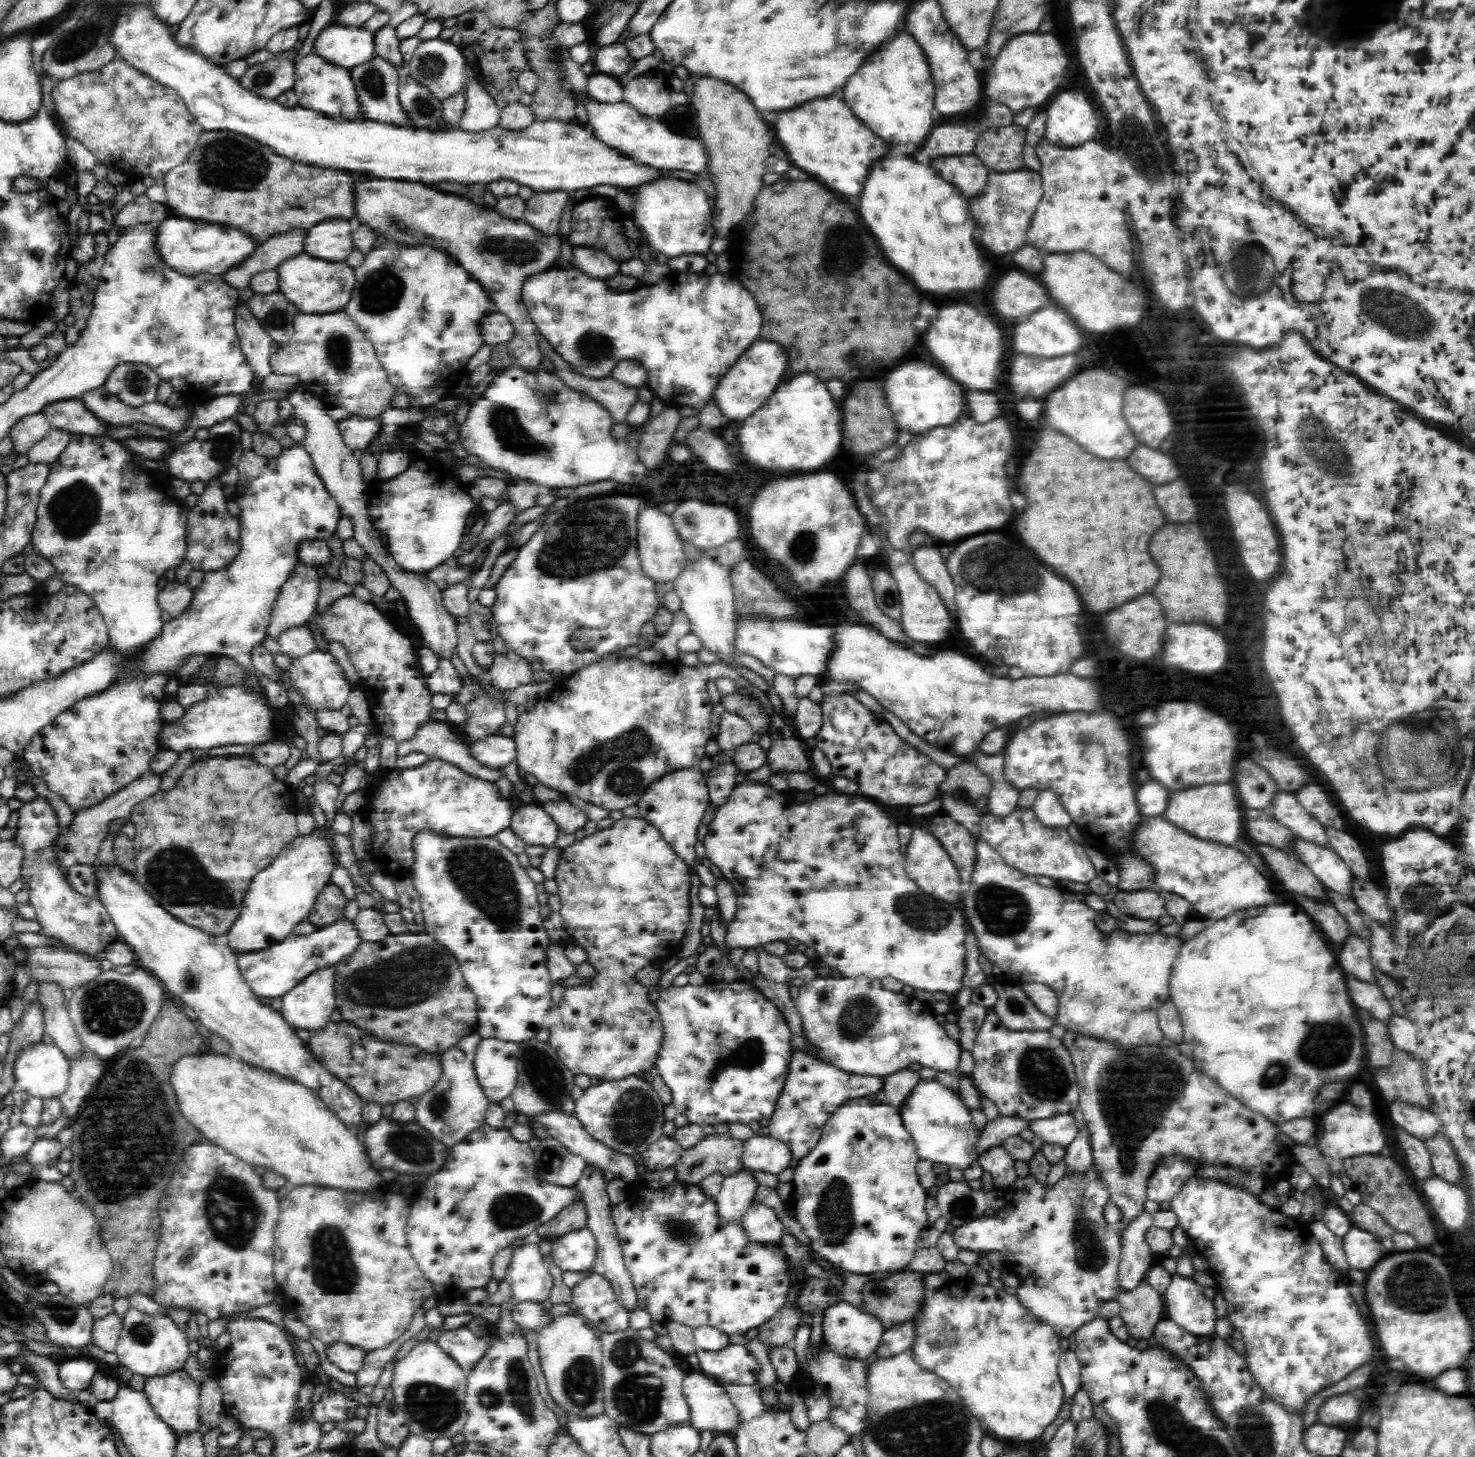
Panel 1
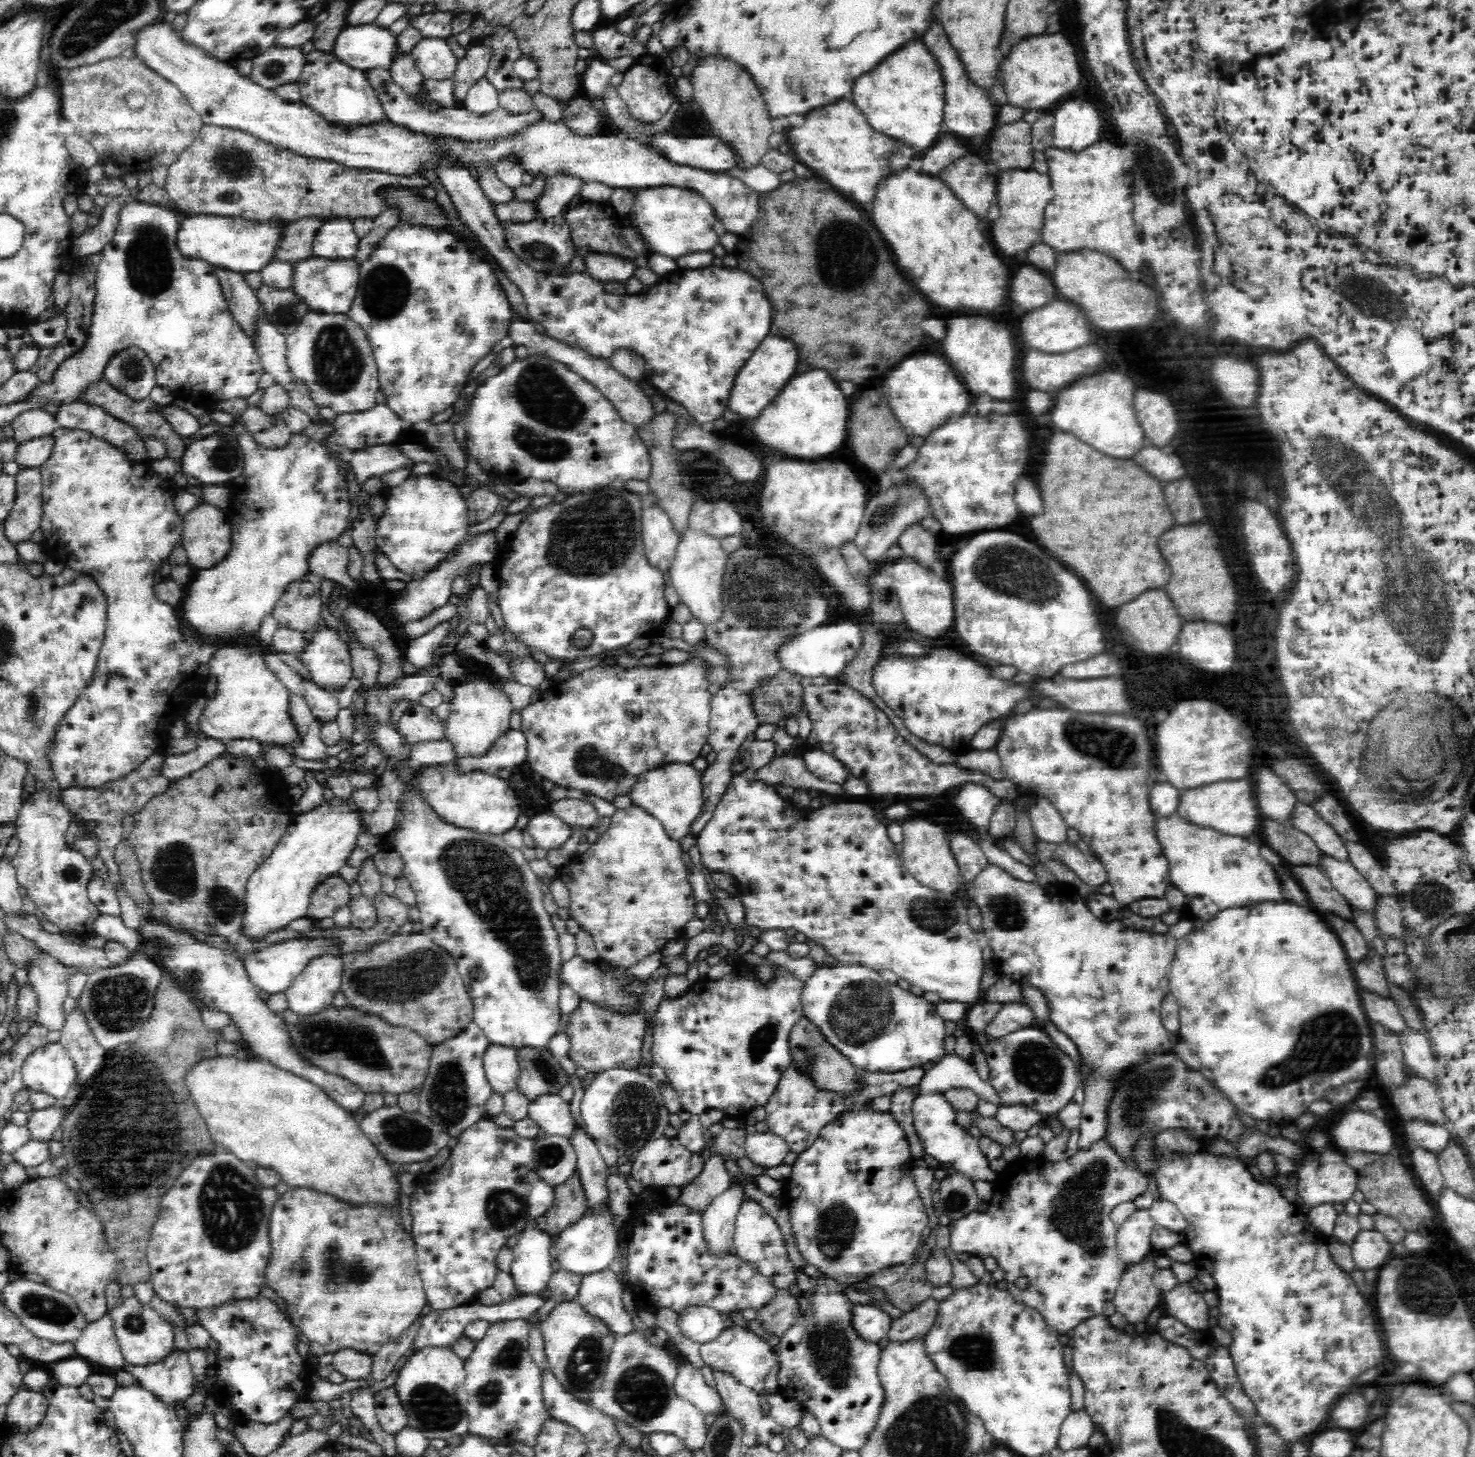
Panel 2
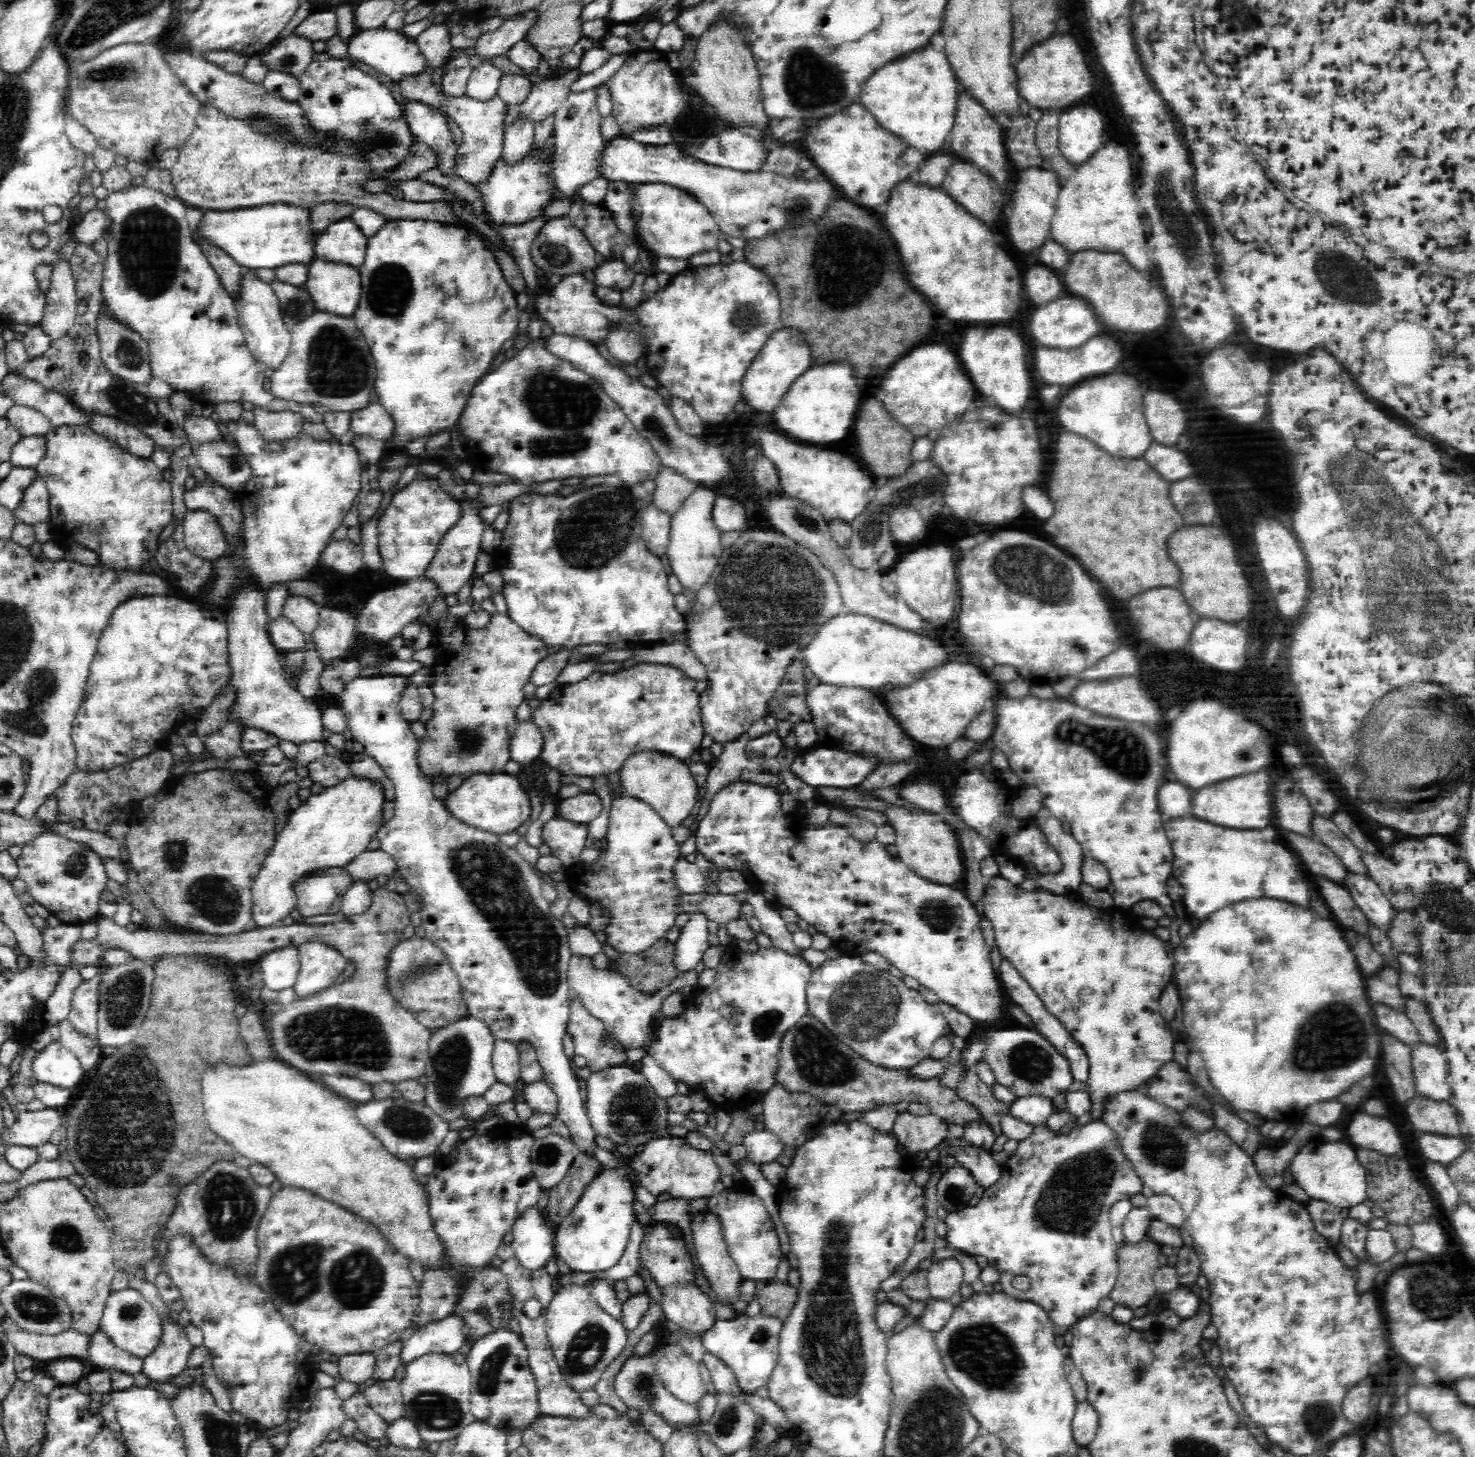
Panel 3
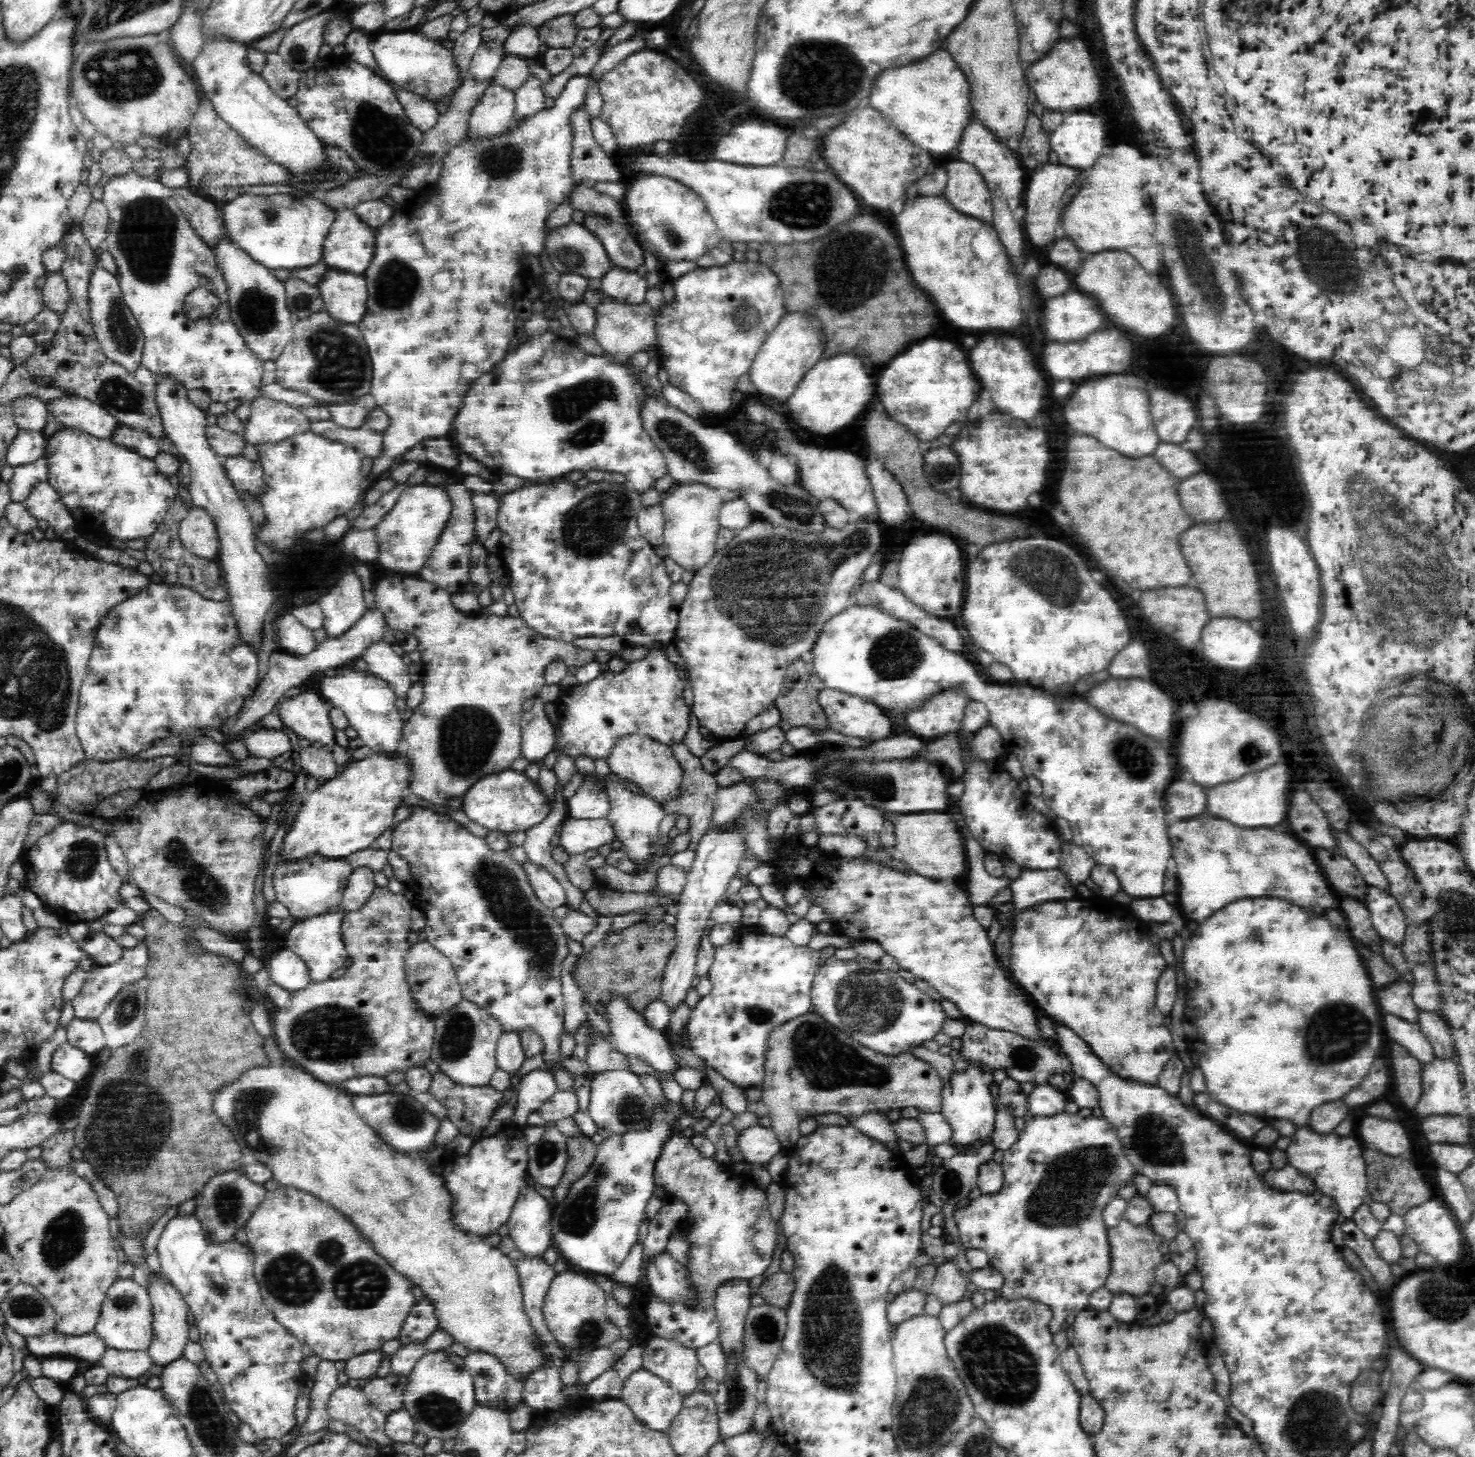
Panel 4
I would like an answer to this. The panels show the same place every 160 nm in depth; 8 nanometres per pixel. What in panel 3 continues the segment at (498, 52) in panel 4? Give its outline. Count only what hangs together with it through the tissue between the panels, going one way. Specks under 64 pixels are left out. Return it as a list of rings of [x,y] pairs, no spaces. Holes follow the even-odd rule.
[[[491,62],[476,65],[471,69],[466,95],[482,102],[488,102],[497,95],[503,72]]]

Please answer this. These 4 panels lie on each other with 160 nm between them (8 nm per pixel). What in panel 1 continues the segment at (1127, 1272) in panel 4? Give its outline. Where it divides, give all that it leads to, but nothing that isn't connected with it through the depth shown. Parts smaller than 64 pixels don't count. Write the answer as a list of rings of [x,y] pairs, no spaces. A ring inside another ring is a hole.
[[[1142,1281],[1135,1289],[1118,1292],[1116,1299],[1129,1337],[1136,1341],[1151,1339],[1156,1324],[1166,1315],[1163,1295]]]

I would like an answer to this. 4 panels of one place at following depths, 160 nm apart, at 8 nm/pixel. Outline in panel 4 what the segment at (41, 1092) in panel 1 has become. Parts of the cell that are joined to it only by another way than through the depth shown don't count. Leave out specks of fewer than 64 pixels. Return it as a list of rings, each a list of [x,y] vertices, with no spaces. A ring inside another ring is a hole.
[[[65,1041],[52,1054],[50,1067],[62,1077],[78,1082],[92,1072],[95,1063],[97,1063],[96,1059],[88,1057],[80,1048]]]

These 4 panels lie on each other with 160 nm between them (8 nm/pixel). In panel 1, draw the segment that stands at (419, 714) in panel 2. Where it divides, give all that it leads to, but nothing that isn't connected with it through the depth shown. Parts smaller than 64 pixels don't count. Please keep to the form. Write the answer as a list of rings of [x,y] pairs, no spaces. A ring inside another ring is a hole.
[[[436,720],[421,726],[411,741],[401,742],[397,746],[397,756],[406,756],[414,751],[424,752],[430,759],[452,763],[472,777],[491,783],[504,776],[503,769],[488,768],[471,756],[469,746],[460,740],[453,725],[447,722]]]

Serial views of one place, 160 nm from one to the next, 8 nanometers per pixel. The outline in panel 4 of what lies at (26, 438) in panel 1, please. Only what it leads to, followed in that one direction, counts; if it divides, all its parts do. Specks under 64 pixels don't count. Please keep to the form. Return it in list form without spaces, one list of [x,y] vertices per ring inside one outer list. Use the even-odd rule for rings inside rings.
[[[18,398],[11,406],[19,431],[44,432],[48,414],[47,404],[38,398]]]

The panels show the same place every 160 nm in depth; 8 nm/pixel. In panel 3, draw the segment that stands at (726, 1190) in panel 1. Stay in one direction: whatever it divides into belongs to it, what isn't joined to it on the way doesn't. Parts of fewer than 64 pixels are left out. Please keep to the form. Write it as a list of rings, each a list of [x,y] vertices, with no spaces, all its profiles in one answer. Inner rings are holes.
[[[698,1213],[694,1216],[691,1226],[692,1249],[695,1250],[697,1260],[705,1274],[712,1290],[716,1292],[718,1300],[724,1304],[731,1304],[739,1296],[739,1288],[742,1283],[742,1277],[739,1273],[736,1263],[729,1256],[727,1244],[723,1240],[723,1228],[721,1228],[719,1216],[716,1214]]]

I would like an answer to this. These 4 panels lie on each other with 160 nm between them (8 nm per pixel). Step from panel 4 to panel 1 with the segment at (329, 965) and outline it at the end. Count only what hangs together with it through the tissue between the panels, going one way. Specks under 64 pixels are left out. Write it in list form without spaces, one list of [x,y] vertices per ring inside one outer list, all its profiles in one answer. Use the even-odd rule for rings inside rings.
[[[324,967],[309,974],[281,1001],[278,1012],[292,1028],[308,1032],[323,1029],[336,1008],[334,968]]]

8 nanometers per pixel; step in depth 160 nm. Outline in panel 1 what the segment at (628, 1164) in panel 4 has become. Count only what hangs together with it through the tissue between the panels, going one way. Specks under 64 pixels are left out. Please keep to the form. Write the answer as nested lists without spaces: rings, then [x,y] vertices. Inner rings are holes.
[[[588,1228],[568,1231],[551,1243],[548,1257],[562,1272],[590,1270],[596,1260],[596,1239]]]

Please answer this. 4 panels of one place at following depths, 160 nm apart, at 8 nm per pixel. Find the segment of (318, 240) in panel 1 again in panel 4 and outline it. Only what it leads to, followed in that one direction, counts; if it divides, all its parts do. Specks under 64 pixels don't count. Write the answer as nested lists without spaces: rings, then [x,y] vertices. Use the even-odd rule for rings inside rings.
[[[340,207],[322,244],[322,261],[330,268],[363,275],[374,256],[375,231],[358,218],[353,209]]]

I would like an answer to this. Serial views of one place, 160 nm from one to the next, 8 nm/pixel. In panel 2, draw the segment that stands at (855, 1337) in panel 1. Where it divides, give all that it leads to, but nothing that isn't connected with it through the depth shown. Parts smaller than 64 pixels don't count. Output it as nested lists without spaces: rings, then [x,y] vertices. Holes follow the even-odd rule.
[[[867,1304],[852,1306],[853,1327],[865,1342],[883,1345],[890,1332],[892,1318],[879,1307]]]

